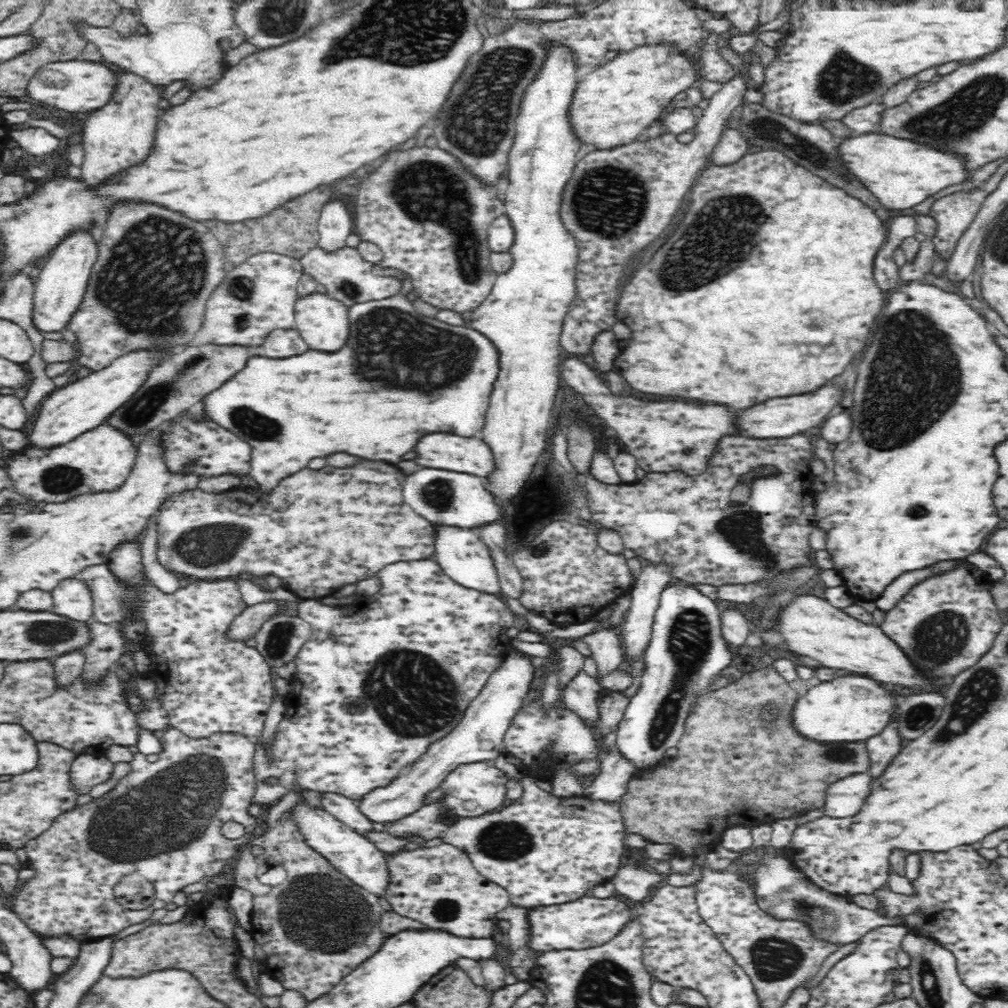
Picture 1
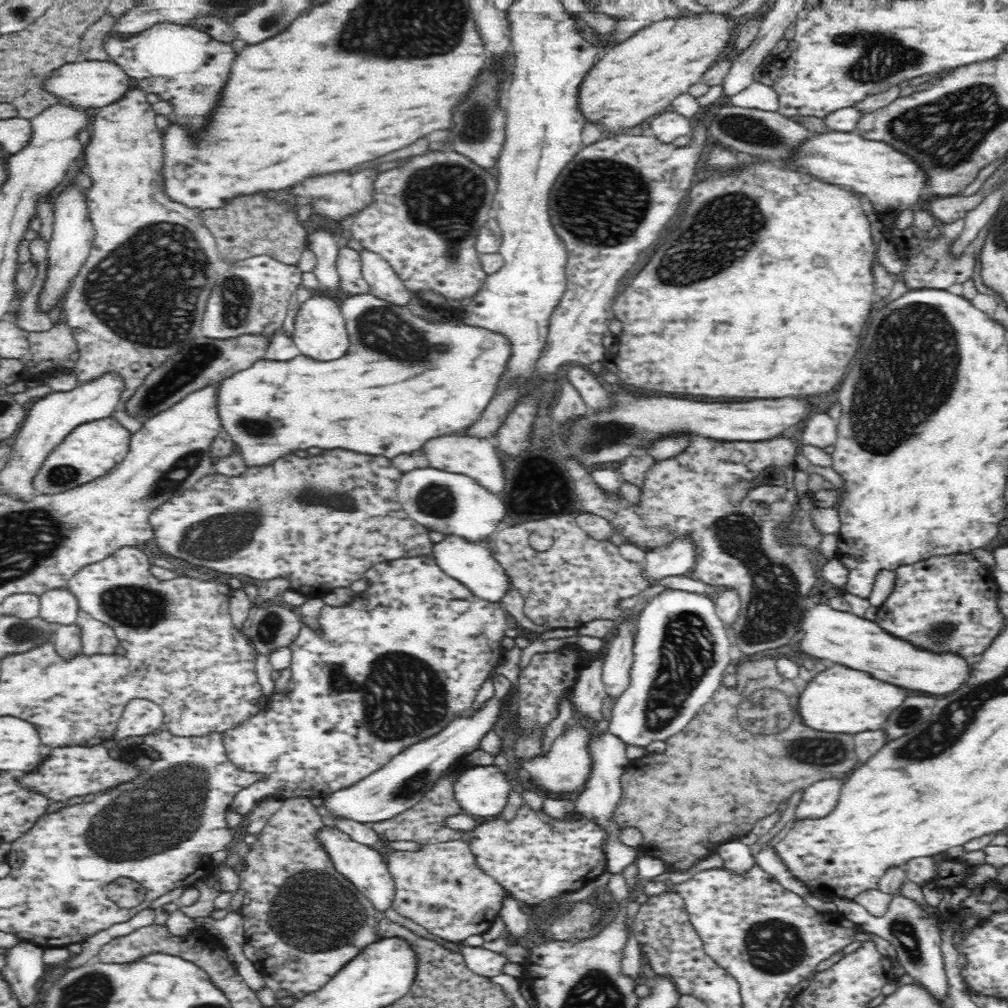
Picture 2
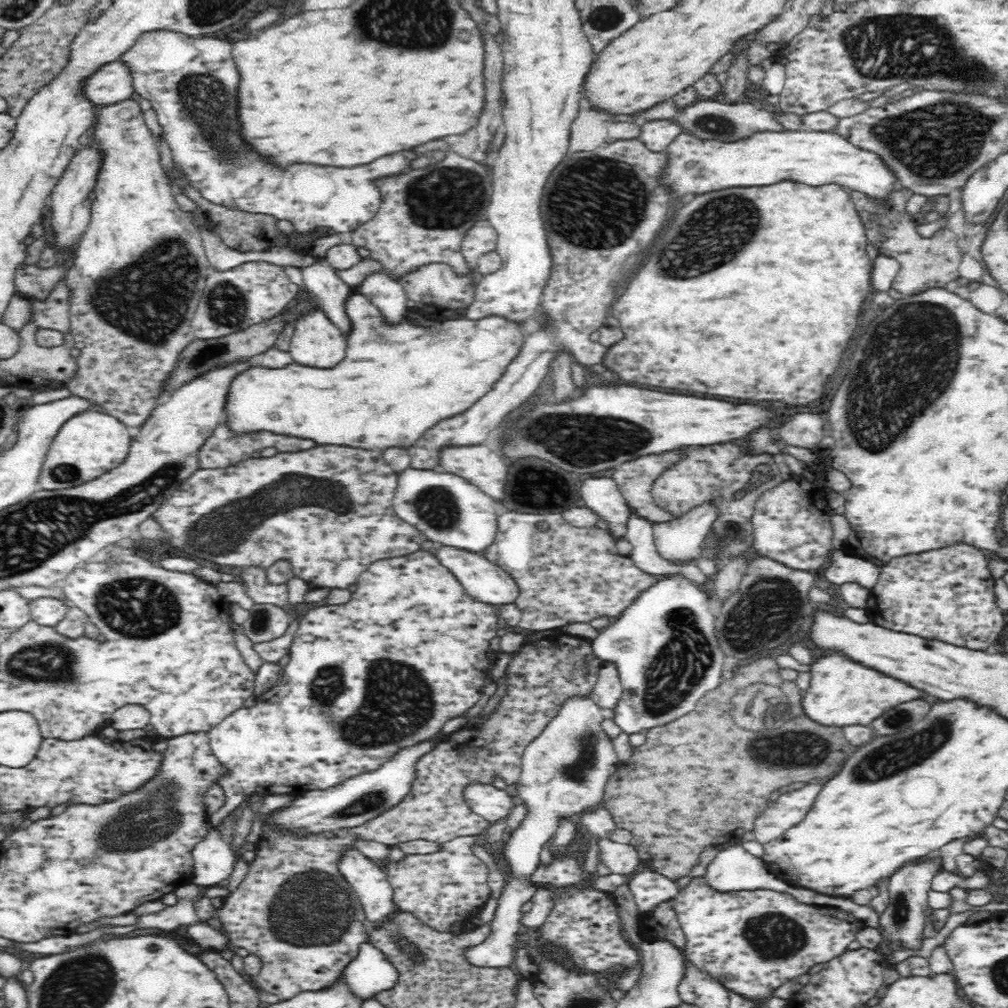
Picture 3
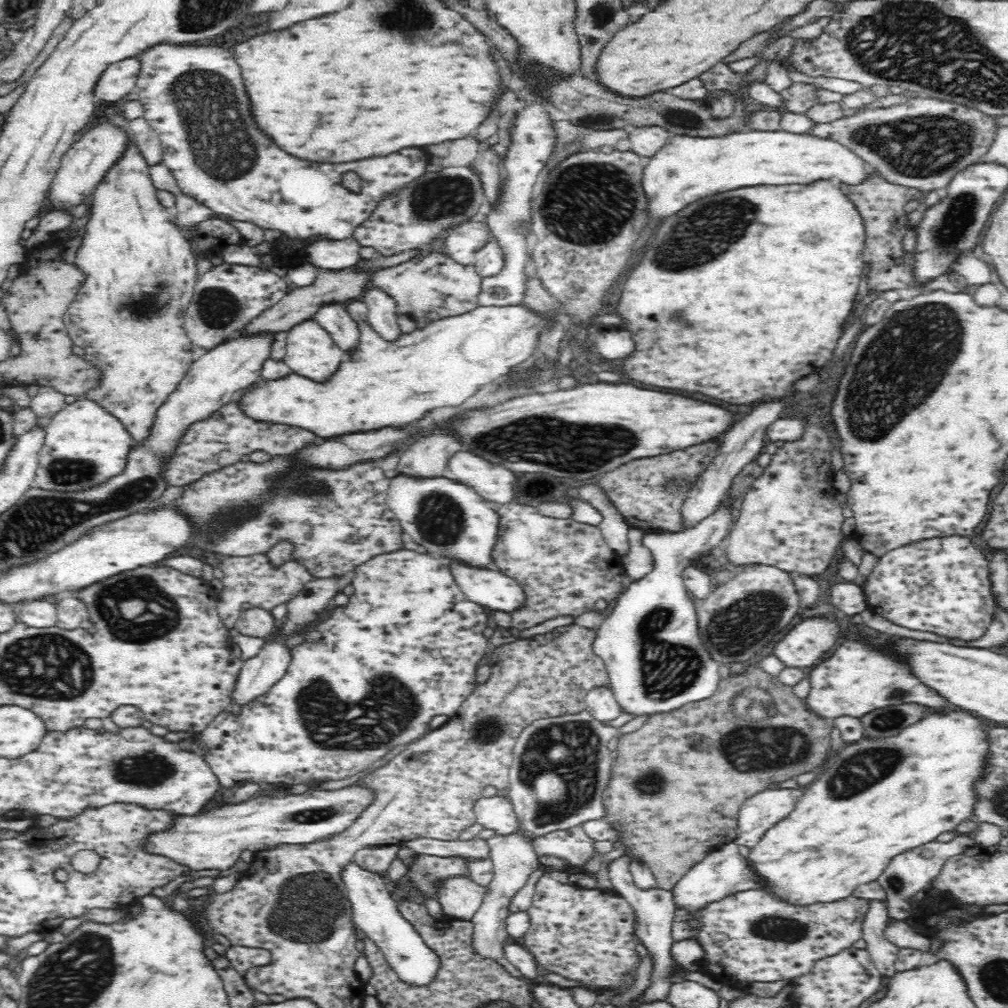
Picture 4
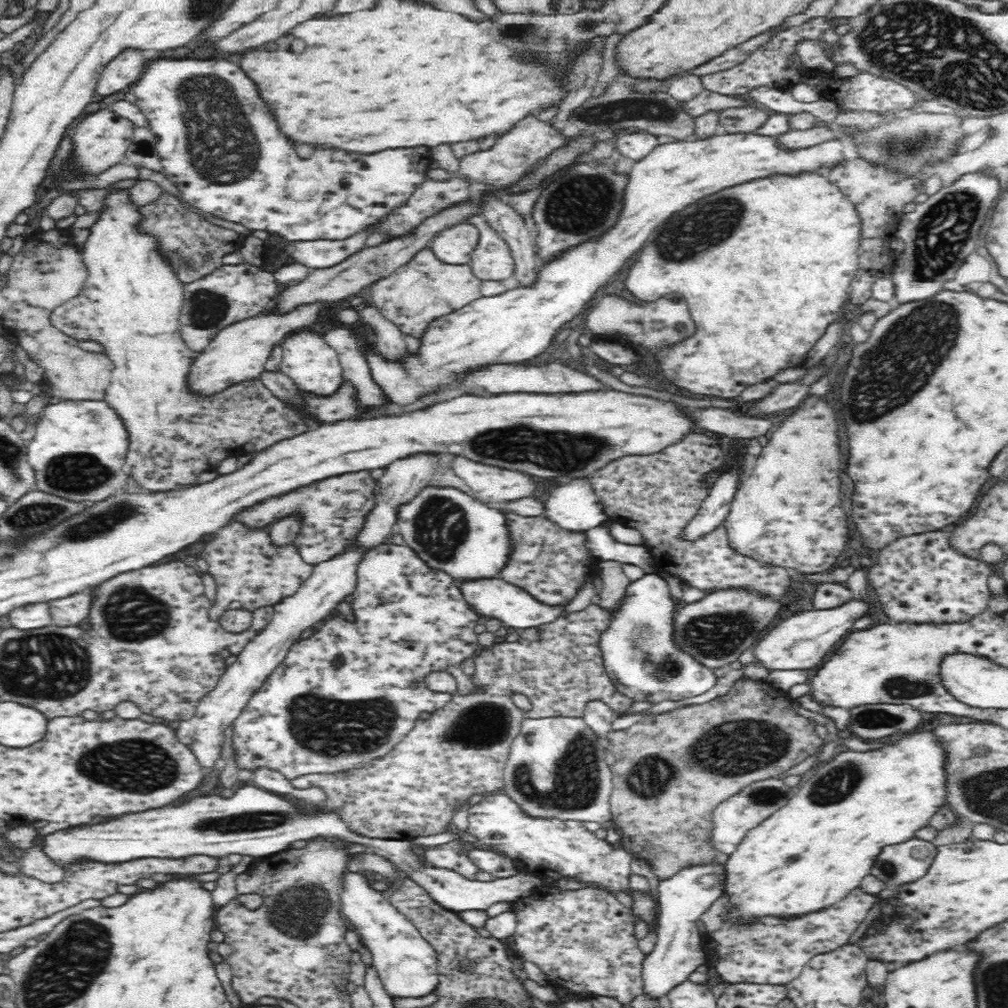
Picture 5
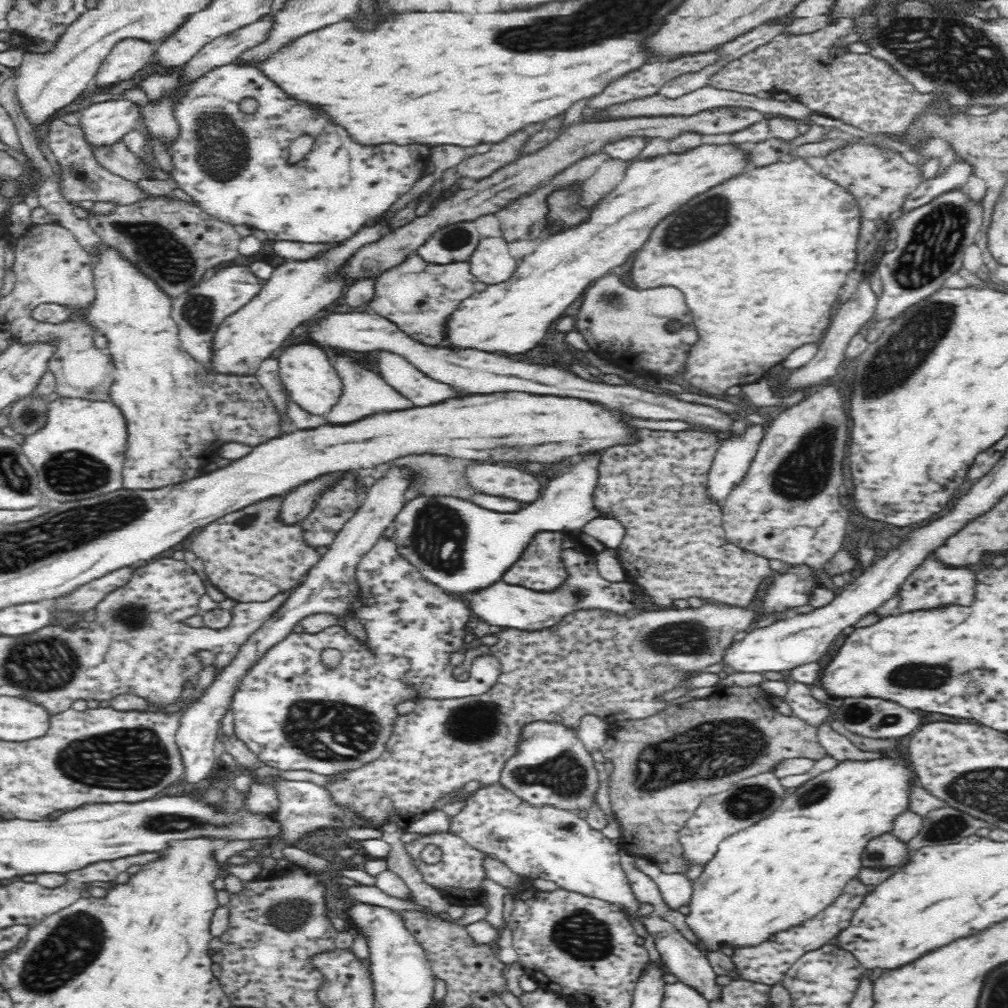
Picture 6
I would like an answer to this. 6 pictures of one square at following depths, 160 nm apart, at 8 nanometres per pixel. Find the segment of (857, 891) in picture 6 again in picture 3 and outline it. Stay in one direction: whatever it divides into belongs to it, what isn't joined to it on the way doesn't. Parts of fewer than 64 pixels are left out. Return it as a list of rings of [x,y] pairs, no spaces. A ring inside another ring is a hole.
[[[702,877],[691,878],[689,884],[680,888],[669,900],[684,935],[681,950],[685,958],[700,971],[710,975],[729,991],[742,993],[750,999],[770,998],[772,992],[784,983],[808,972],[812,966],[828,962],[840,956],[856,932],[865,927],[864,921],[836,907],[802,904],[785,892],[775,890],[738,890],[716,892],[710,890]]]

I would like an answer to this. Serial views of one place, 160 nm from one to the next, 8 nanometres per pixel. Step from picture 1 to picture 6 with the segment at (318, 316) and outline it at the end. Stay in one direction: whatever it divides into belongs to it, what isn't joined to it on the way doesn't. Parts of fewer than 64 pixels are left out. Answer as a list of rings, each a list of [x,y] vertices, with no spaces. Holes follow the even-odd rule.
[[[313,343],[288,346],[277,358],[280,379],[289,394],[289,400],[293,400],[304,412],[312,416],[325,416],[342,394],[342,382],[332,359],[333,354]]]

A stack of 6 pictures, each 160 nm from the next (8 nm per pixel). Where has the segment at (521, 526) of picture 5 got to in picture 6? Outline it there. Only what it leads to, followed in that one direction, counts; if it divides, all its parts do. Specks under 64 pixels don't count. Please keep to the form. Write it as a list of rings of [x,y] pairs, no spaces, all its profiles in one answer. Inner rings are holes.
[[[538,533],[528,544],[522,556],[506,571],[502,580],[508,585],[530,590],[556,590],[565,579],[565,568],[560,558],[566,545],[564,533]]]

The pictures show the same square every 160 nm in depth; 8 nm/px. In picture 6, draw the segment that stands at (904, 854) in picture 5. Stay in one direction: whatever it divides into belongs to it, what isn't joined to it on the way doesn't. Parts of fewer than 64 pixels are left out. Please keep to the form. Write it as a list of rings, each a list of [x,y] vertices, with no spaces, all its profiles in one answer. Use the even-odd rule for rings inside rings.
[[[890,833],[870,837],[870,842],[864,845],[862,852],[862,866],[890,866],[890,864],[902,864],[906,860],[904,856],[905,843],[894,838]]]

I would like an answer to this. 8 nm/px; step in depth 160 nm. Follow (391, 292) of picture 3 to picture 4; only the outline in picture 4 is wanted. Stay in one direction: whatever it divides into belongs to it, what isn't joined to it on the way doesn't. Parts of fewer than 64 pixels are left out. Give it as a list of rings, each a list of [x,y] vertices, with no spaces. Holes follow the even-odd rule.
[[[369,286],[361,299],[367,304],[365,320],[374,332],[386,342],[396,342],[400,338],[400,328],[396,323],[398,314],[395,313],[396,303],[387,294]]]

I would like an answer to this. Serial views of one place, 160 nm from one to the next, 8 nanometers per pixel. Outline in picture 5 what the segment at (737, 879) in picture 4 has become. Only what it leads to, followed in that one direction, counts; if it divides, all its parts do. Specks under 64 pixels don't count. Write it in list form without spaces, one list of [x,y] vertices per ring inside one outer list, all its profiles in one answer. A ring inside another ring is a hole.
[[[716,862],[710,865],[682,869],[666,880],[659,880],[656,942],[654,948],[644,957],[641,968],[642,992],[652,1000],[666,996],[670,989],[688,980],[697,967],[706,964],[701,951],[702,938],[696,925],[701,914],[721,896],[724,866]]]

